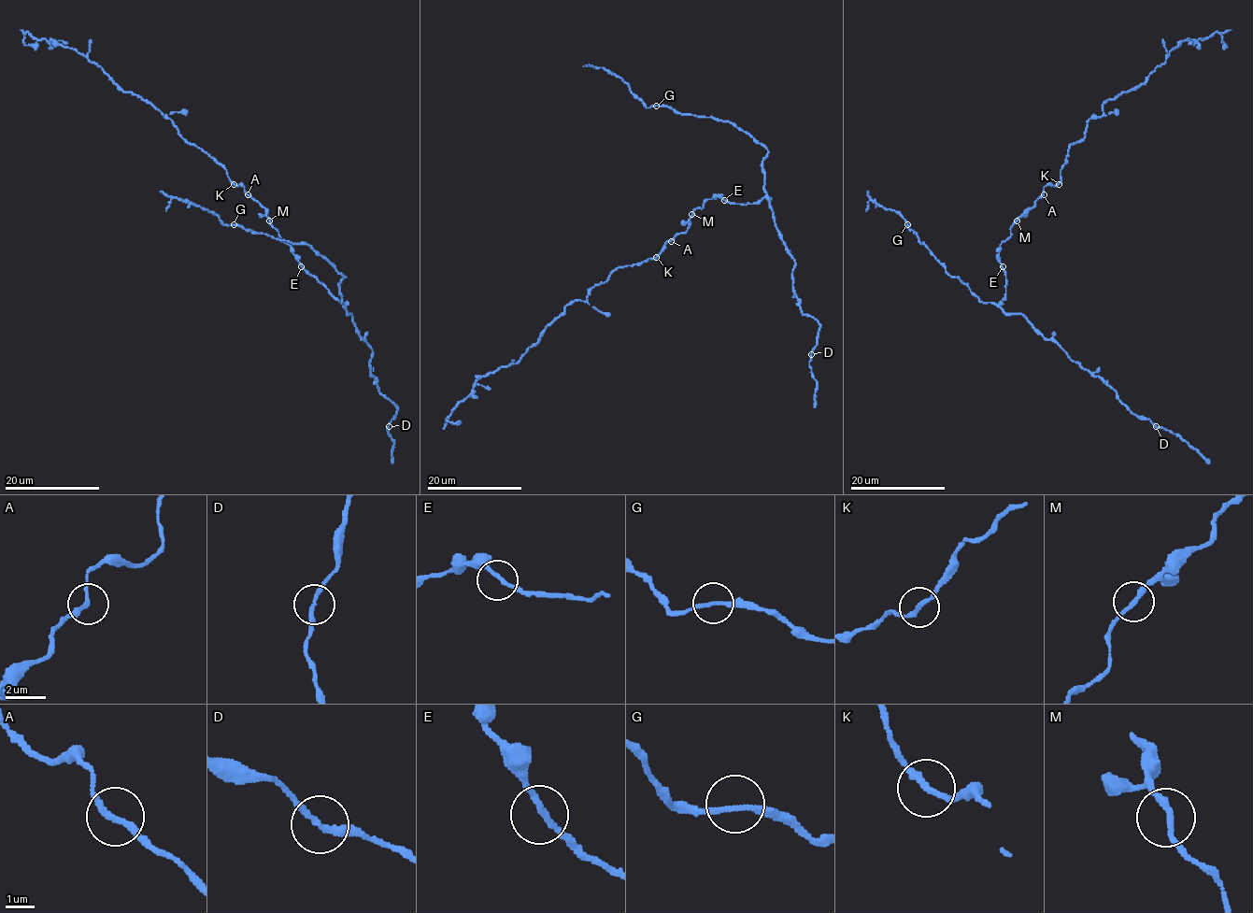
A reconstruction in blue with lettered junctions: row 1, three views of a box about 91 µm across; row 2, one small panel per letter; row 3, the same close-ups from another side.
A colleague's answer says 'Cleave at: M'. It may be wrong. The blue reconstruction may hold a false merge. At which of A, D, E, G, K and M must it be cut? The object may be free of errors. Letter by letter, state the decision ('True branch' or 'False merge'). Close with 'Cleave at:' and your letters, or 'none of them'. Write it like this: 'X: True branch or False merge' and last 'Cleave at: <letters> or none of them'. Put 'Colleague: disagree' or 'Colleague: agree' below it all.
A: True branch
D: True branch
E: True branch
G: True branch
K: True branch
M: True branch
Cleave at: none of them
Colleague: disagree

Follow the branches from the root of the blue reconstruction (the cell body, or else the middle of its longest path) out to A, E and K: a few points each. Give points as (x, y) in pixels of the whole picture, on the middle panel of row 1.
A: (690, 218), (687, 230), (671, 241)
E: (690, 218), (708, 199), (720, 196), (724, 200)
K: (690, 218), (687, 230), (667, 241), (656, 257)

